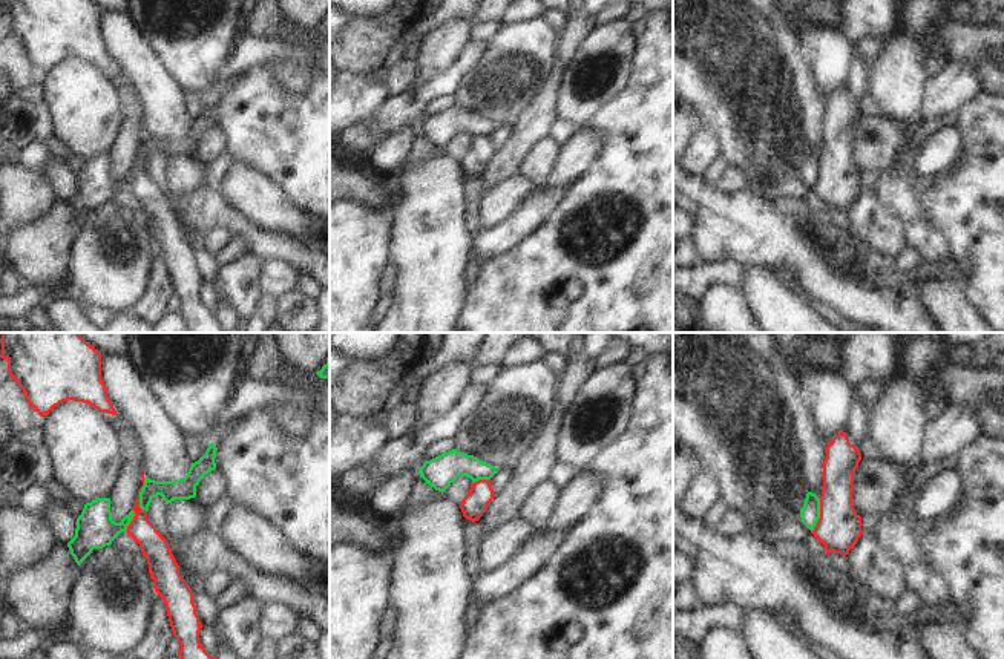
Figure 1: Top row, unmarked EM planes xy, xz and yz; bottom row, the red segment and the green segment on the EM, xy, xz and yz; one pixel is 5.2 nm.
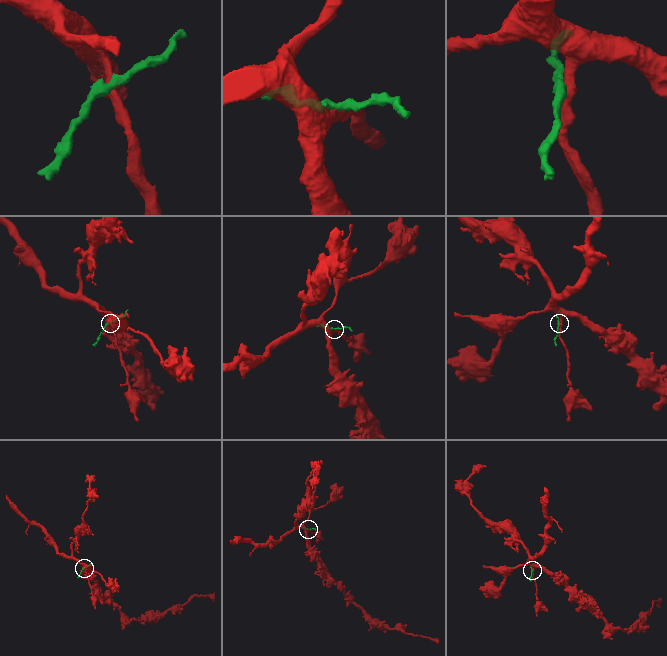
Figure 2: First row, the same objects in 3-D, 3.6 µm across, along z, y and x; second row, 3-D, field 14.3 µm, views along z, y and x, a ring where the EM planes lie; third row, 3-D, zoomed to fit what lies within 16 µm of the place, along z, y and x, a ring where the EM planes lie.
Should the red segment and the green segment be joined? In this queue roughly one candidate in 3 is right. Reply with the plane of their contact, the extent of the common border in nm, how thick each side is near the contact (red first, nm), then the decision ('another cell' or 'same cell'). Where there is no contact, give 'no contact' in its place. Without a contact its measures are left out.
xy | 180 nm | 130/110 nm | another cell

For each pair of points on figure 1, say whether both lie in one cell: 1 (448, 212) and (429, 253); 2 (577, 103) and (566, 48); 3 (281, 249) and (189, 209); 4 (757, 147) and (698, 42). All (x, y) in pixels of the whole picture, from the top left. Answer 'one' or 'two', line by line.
1: one
2: two
3: one
4: one

